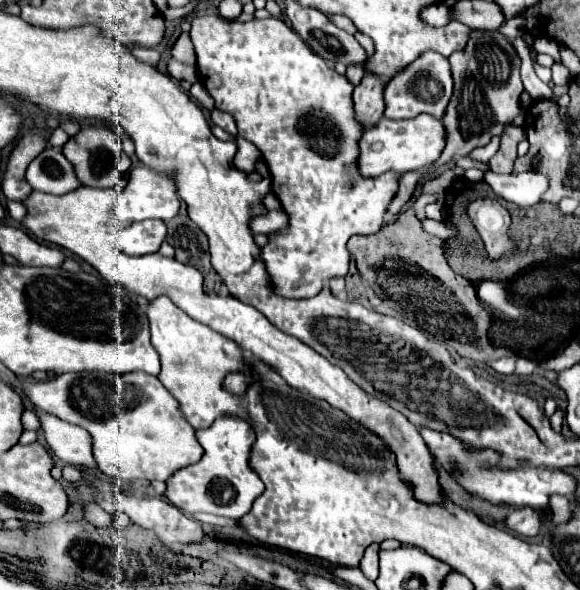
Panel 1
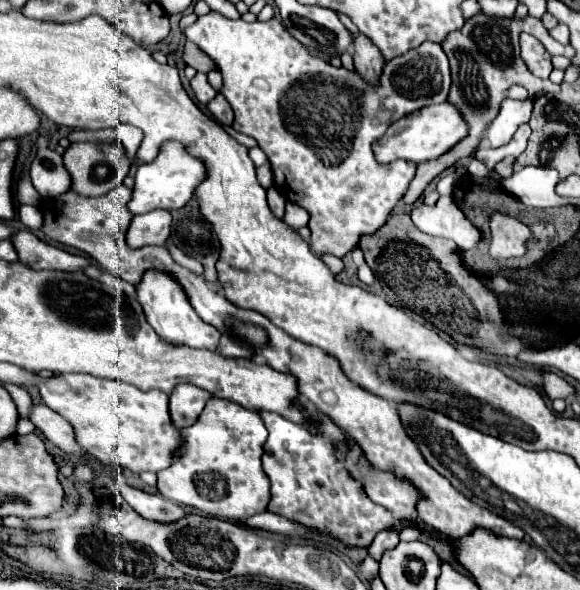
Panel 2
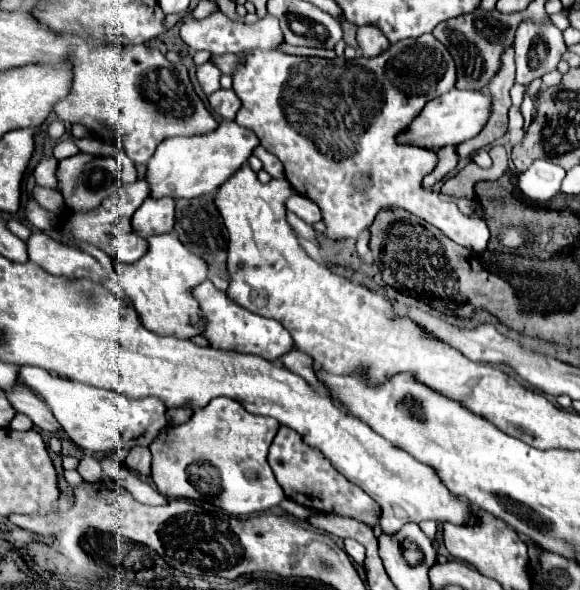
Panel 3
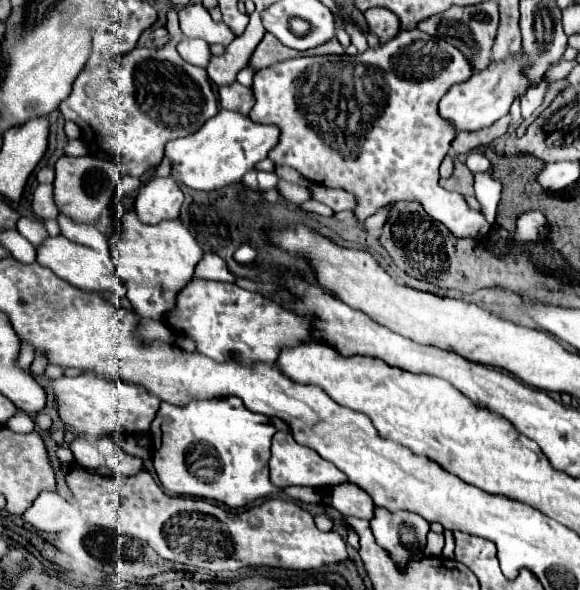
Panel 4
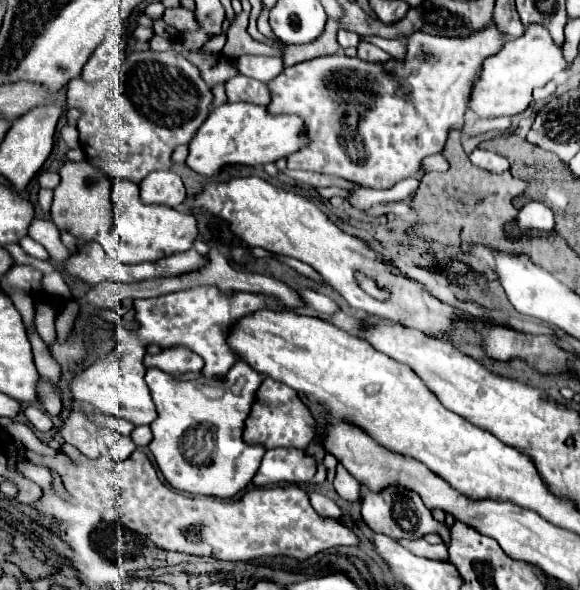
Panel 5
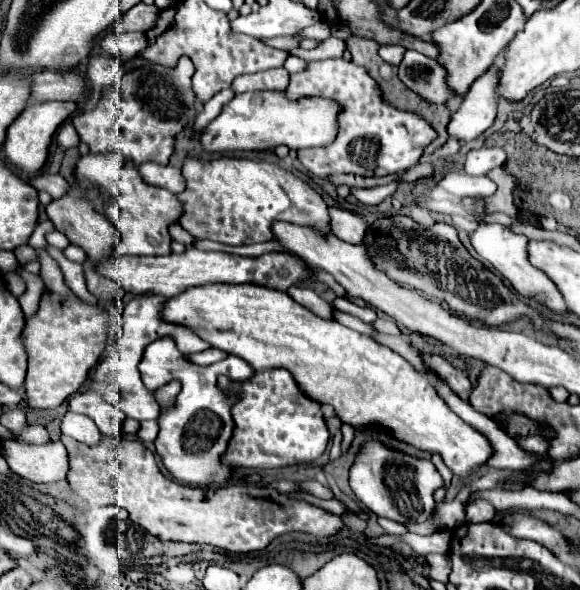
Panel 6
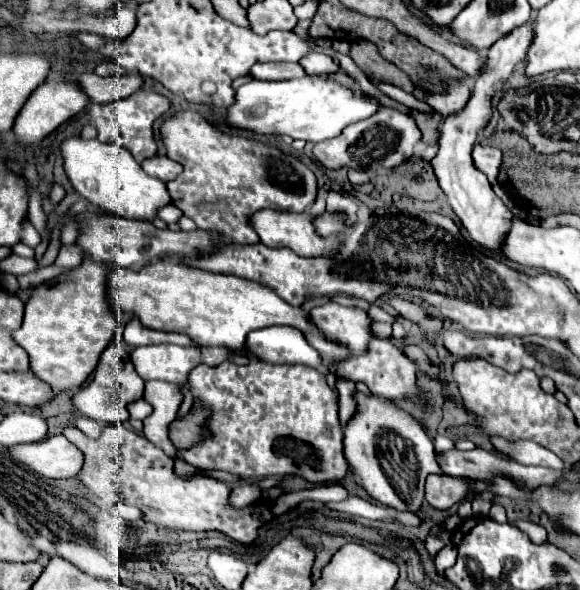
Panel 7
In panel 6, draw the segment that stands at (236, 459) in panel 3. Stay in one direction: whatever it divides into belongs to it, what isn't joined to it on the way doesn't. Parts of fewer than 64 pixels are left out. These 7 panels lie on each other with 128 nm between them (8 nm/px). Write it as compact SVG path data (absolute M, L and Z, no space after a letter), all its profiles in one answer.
M160 338L152 342L142 356L140 362L140 378L148 390L156 390L170 380L180 380L182 392L176 398L176 404L168 410L162 410L158 424L160 432L154 442L156 452L162 456L164 466L168 472L182 484L196 484L196 486L218 486L224 484L234 468L228 468L220 462L228 440L232 438L232 414L228 398L218 390L214 379L220 374L226 374L232 380L248 380L254 376L252 366L238 358L228 356L226 360L210 366L196 366L184 358L184 354L176 348L172 338Z

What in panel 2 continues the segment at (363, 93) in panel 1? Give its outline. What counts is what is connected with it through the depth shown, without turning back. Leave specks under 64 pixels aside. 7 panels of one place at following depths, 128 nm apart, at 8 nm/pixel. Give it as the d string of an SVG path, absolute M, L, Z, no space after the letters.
M358 34L354 38L354 68L368 80L376 80L380 76L380 68L384 66L384 56L380 56L380 50L368 40L368 36Z

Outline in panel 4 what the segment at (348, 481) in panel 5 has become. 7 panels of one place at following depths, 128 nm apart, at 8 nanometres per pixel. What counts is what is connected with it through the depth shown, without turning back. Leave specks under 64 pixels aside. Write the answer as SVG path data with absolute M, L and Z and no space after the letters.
M348 480L334 486L330 504L344 516L356 516L356 518L364 518L364 520L370 520L372 512L374 512L372 498Z

